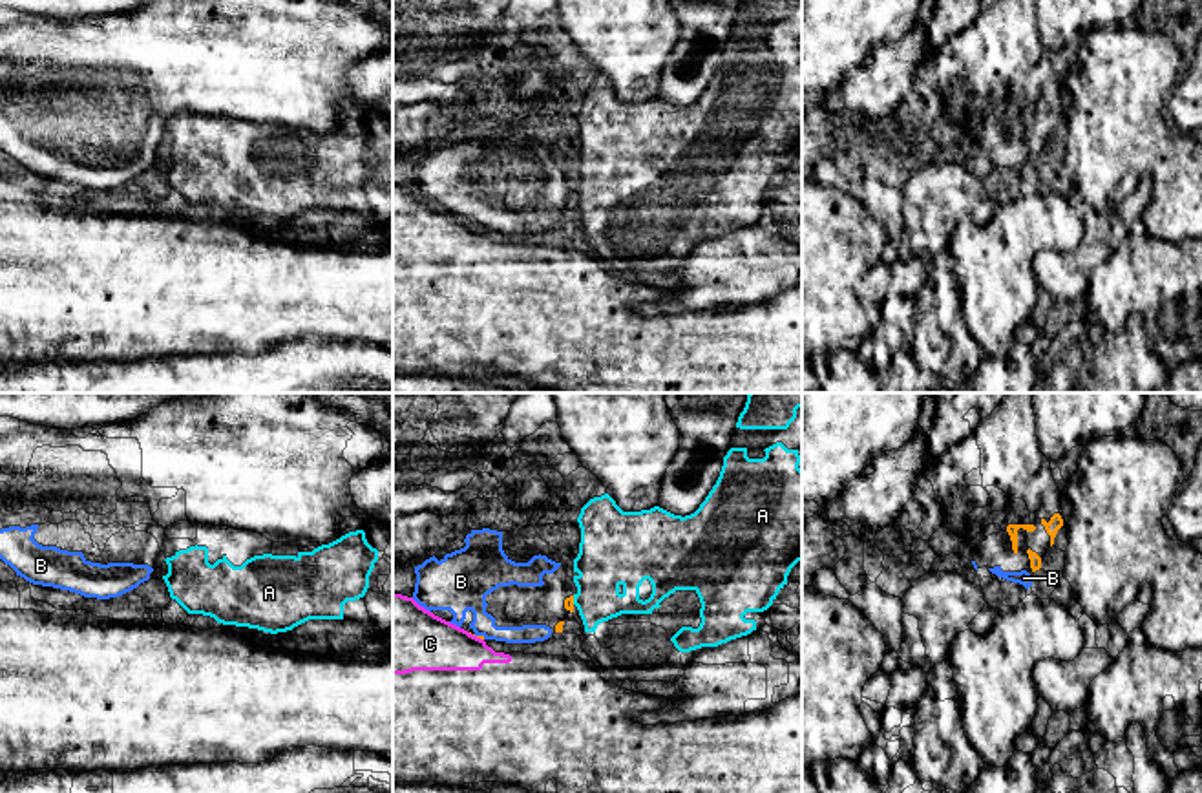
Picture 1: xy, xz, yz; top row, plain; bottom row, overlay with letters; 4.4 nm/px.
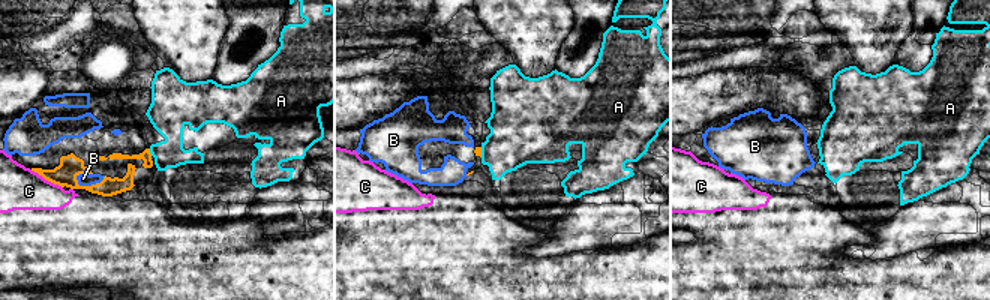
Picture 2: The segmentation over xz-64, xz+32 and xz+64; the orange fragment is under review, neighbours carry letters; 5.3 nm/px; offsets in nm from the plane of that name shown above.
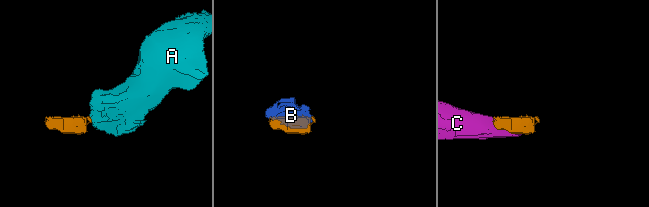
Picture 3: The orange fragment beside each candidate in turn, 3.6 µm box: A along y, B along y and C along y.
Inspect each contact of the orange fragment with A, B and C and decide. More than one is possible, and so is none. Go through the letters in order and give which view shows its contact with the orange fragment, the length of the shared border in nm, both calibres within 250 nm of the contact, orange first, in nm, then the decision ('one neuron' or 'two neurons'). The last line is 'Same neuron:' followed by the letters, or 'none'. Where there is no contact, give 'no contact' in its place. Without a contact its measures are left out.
A: meets orange in xz; contact 40 nm long; 50 nm thick on the orange side, 280 nm on the other; two neurons
B: meets orange in xz; contact 60 nm long; 20 nm thick on the orange side, 260 nm on the other; one neuron
C: meets orange in xz; contact 80 nm long; 20 nm thick on the orange side, 260 nm on the other; two neurons
Same neuron: B

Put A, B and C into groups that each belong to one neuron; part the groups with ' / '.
A / B / C

